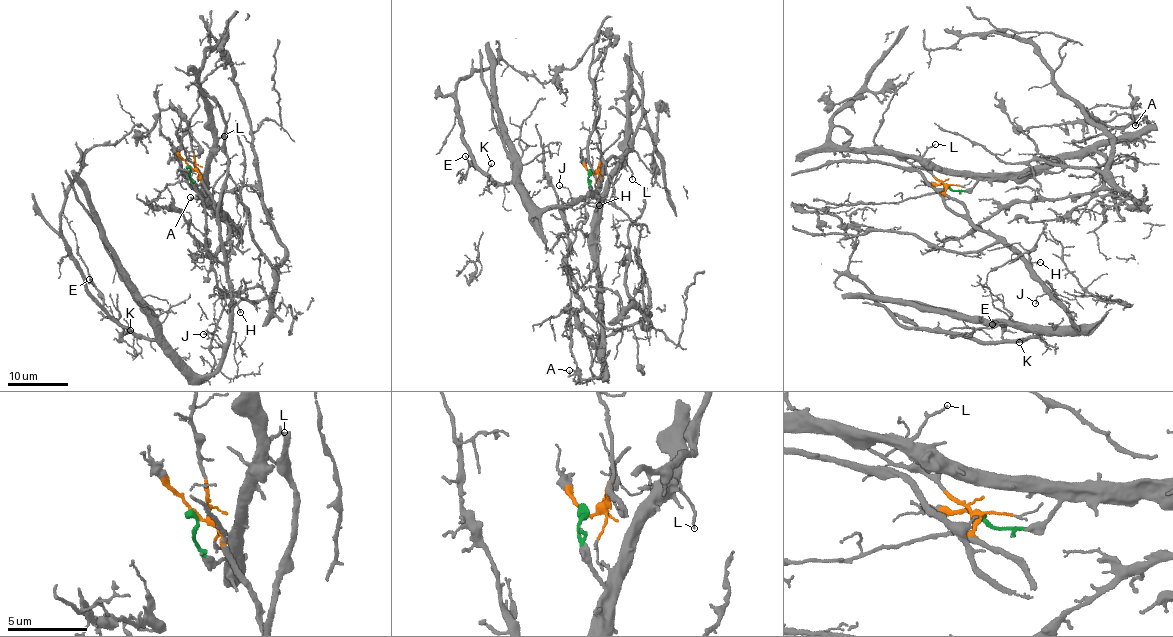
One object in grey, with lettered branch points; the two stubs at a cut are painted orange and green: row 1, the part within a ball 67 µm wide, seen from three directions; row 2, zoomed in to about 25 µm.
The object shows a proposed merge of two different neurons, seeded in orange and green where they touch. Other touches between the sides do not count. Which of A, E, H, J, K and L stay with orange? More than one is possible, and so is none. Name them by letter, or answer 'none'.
E, H, J, K

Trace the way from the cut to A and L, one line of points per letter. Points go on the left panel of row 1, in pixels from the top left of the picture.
A: (189, 167), (195, 186), (202, 183), (215, 210), (233, 227), (203, 198), (191, 197)
L: (189, 167), (195, 186), (202, 183), (208, 158), (217, 140), (224, 136)

